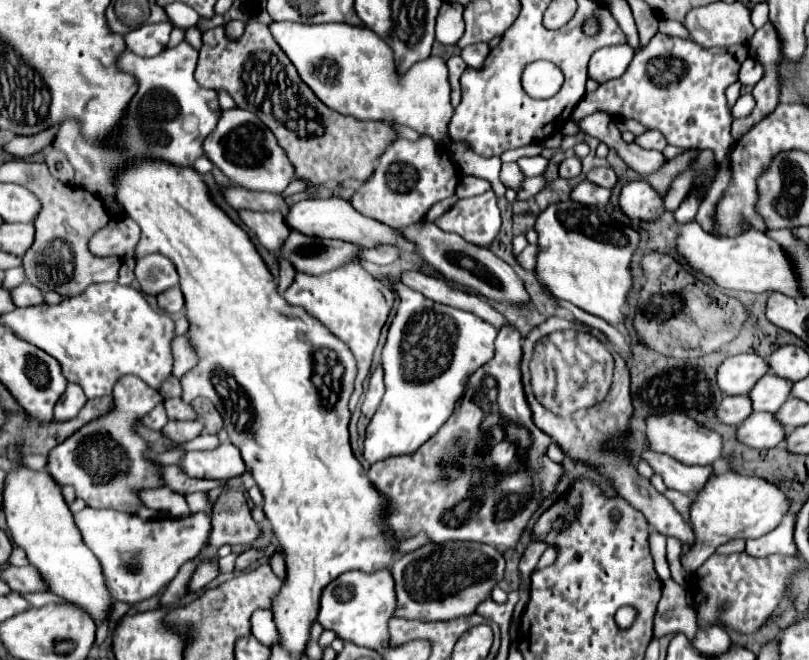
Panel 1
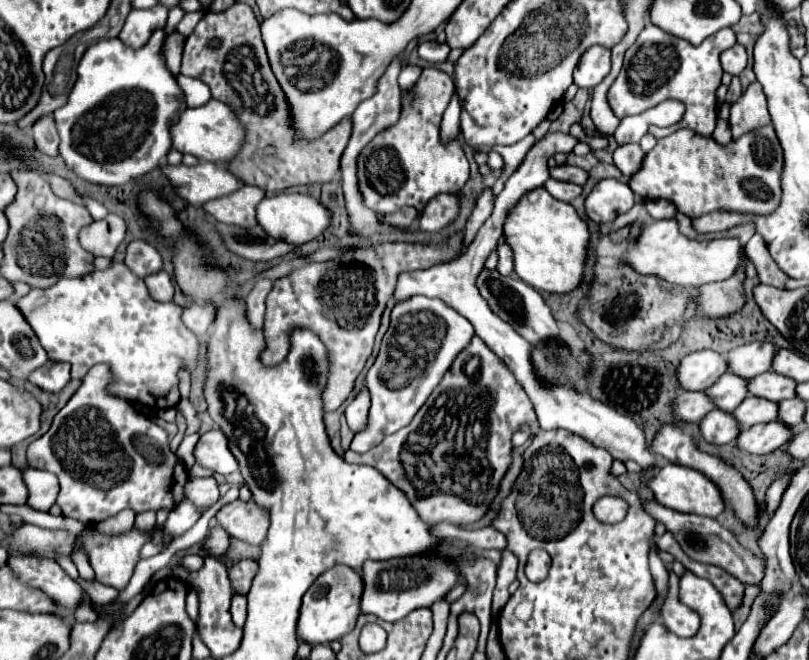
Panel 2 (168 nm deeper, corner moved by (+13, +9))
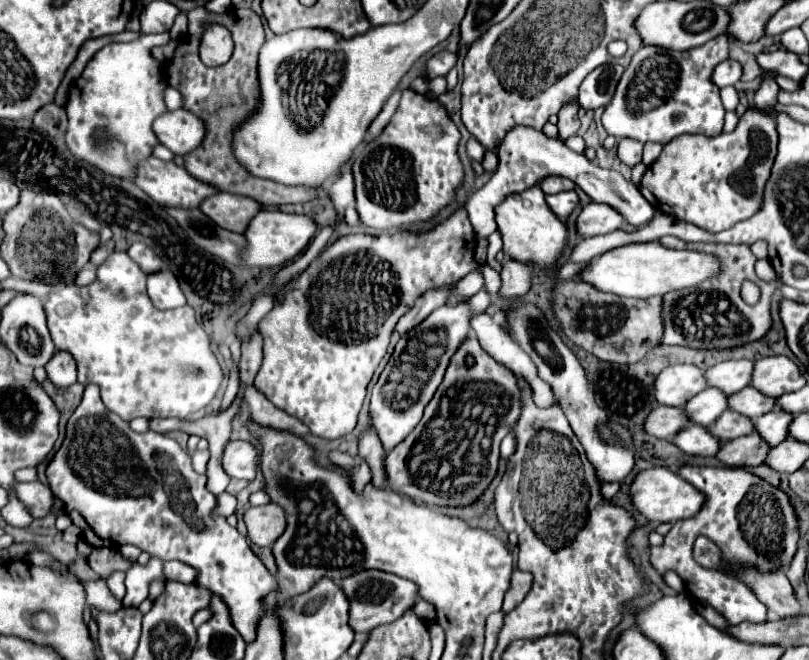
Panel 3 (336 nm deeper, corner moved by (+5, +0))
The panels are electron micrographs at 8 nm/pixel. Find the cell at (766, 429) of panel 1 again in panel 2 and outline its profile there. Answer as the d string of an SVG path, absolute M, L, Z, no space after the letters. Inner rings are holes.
M712 409L710 413L706 413L700 423L700 433L704 437L704 441L708 443L716 443L716 445L726 445L734 441L734 435L738 435L738 423L734 423L734 419L730 419L728 413L724 411L716 411Z

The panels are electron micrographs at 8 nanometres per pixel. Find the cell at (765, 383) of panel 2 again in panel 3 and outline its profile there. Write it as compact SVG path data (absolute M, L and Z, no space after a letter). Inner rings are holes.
M744 388L742 392L736 392L728 398L728 404L730 404L730 410L736 410L744 416L750 416L750 418L758 418L758 416L764 416L766 412L772 412L774 408L778 408L778 404L774 404L776 398L770 398L770 396L762 396L762 392L758 392L756 388Z

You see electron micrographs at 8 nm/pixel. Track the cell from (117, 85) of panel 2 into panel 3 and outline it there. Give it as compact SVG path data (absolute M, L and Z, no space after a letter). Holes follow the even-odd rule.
M140 36L134 42L108 44L102 50L98 50L86 64L80 76L80 84L76 80L70 88L70 98L66 104L66 114L68 114L66 144L70 152L74 152L78 160L94 164L94 168L110 172L110 176L120 180L134 182L134 176L138 172L138 162L152 156L152 150L158 144L152 124L158 116L168 112L164 102L164 90L168 84L164 82L162 76L162 64L152 56L152 48L156 46L160 46L160 36Z

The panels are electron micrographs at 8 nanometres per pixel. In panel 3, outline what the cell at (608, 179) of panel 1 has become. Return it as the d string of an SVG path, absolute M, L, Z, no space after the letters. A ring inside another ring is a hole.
M548 176L546 180L542 180L540 188L544 190L544 194L558 194L558 192L564 192L564 190L574 190L576 184L572 180L560 178L560 176Z

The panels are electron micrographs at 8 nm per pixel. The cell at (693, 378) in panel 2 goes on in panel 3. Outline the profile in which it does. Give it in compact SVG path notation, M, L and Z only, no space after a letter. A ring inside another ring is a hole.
M676 364L658 374L656 400L666 406L682 406L704 388L708 388L708 384L702 368L694 364Z

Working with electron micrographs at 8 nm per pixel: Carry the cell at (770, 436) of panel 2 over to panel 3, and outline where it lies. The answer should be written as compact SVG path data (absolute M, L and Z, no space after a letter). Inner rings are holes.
M754 432L754 434L740 436L738 440L730 440L730 442L722 444L718 458L726 466L750 468L750 466L764 464L766 452L770 452L770 444L766 444L766 440L762 440L762 436L758 436Z

